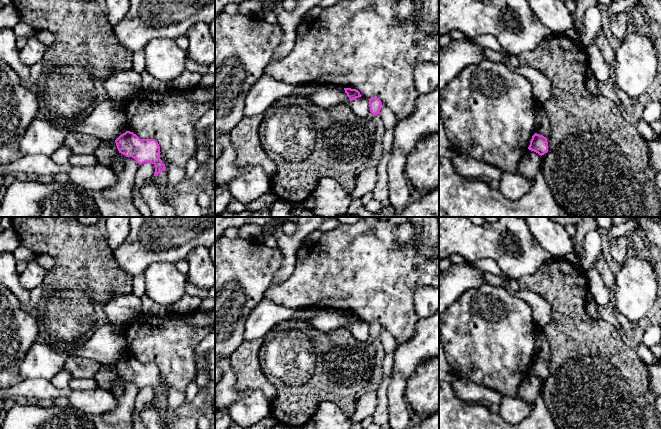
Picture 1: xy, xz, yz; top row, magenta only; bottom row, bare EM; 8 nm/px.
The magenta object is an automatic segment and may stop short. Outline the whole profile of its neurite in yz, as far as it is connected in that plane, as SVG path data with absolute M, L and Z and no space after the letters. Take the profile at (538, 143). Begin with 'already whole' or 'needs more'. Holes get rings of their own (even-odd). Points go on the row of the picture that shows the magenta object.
already whole | M537 133L532 136L528 147L529 150L534 151L541 156L548 152L548 148L547 138Z

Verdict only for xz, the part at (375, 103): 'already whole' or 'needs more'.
already whole

